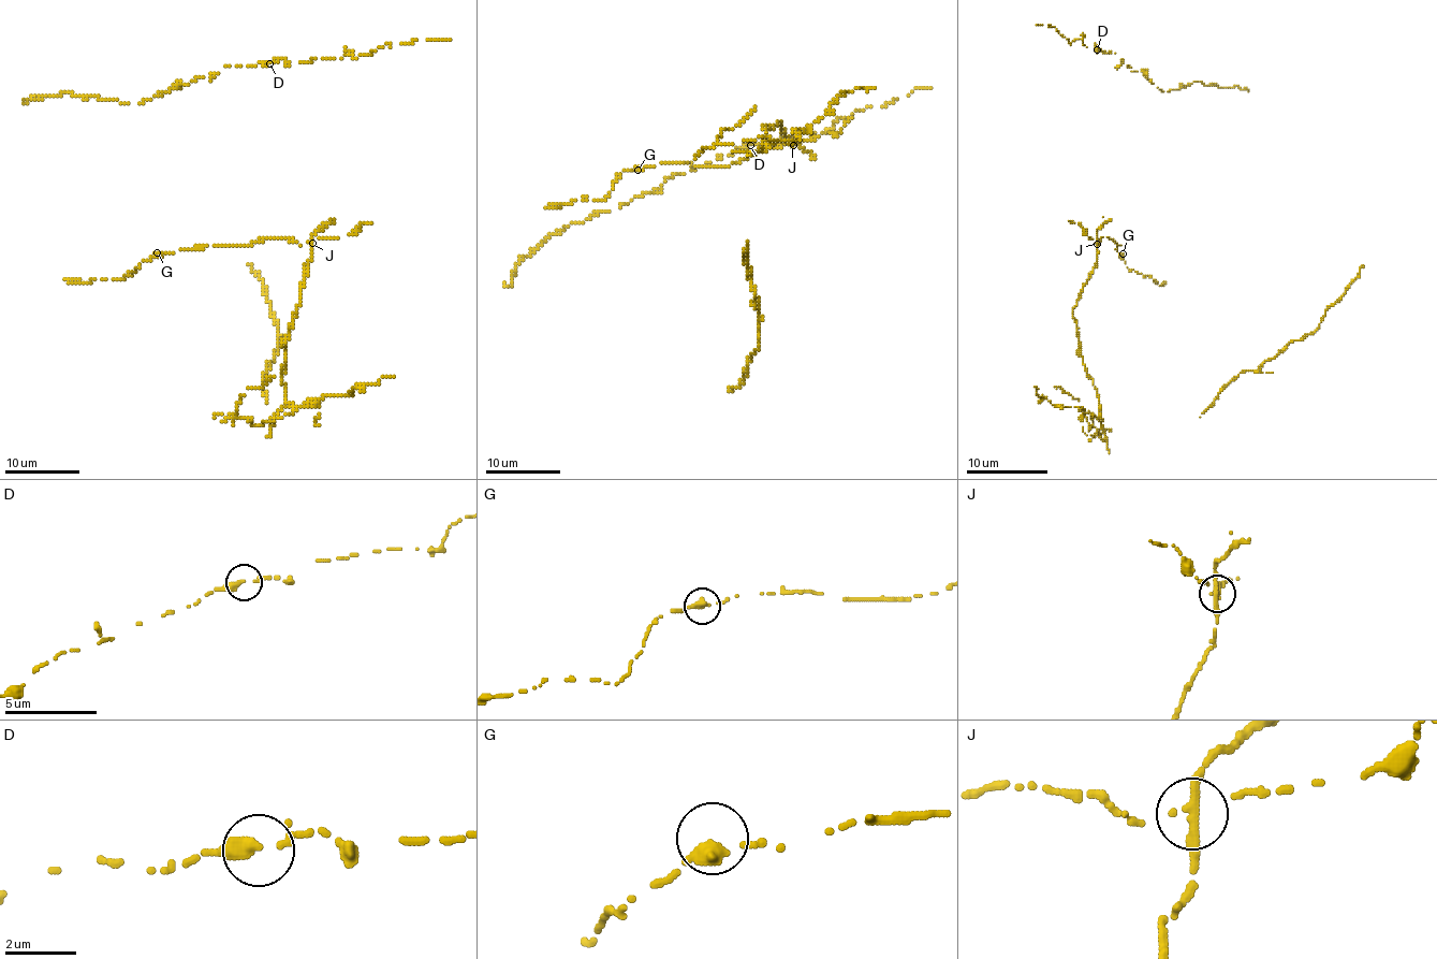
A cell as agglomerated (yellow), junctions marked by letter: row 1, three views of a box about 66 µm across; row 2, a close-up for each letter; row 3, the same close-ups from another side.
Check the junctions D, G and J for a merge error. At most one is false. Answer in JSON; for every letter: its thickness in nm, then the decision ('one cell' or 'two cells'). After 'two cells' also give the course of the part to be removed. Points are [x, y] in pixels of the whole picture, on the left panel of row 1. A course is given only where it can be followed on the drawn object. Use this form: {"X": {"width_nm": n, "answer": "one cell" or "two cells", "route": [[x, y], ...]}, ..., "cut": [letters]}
{"D": {"width_nm": 240, "answer": "one cell"}, "G": {"width_nm": 300, "answer": "one cell"}, "J": {"width_nm": 220, "answer": "two cells"}, "cut": ["J"]}

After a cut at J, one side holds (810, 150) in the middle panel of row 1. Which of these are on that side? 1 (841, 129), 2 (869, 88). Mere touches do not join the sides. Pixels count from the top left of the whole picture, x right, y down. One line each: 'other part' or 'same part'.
1: other part
2: same part

